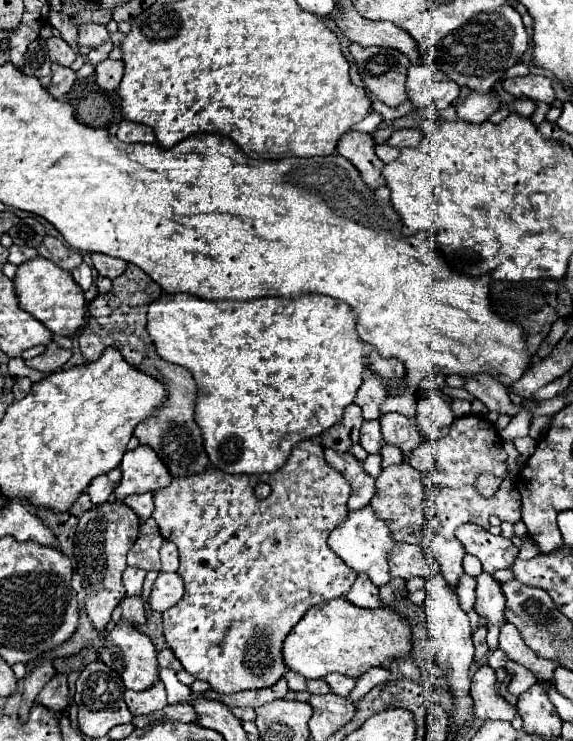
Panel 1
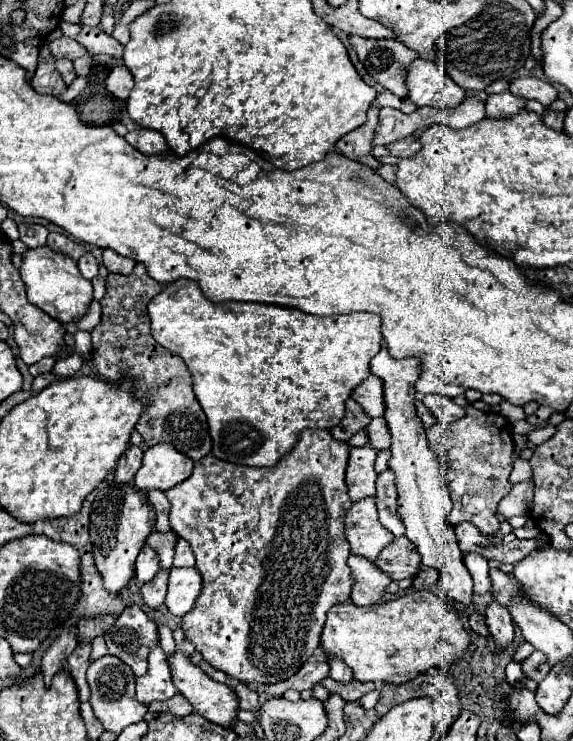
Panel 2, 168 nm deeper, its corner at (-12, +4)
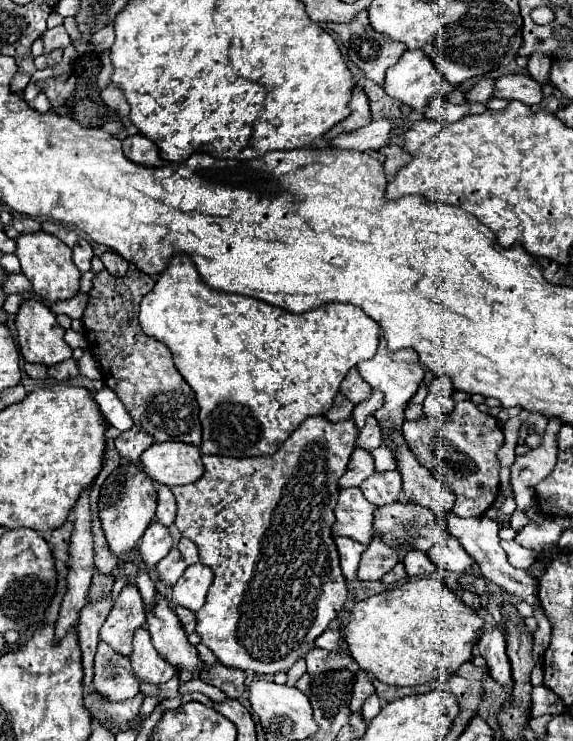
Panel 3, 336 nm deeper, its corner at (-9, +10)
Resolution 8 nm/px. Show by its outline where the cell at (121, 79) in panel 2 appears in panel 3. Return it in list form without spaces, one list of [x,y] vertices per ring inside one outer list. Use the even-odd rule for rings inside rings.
[[[109,83],[109,85],[101,91],[101,99],[103,99],[113,111],[117,111],[121,117],[127,119],[127,115],[129,115],[129,103],[127,103],[125,95],[121,93],[121,89],[117,89],[117,85]]]

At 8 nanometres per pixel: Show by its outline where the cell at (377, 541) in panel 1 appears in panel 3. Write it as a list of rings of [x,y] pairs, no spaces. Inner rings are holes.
[[[359,487],[339,491],[339,503],[335,507],[335,537],[349,537],[363,545],[369,545],[375,535],[375,505],[365,499]]]

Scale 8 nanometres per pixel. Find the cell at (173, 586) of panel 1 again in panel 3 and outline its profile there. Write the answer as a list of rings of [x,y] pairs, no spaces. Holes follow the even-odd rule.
[[[201,563],[189,565],[179,581],[173,585],[171,603],[181,605],[189,611],[199,611],[205,603],[209,585],[213,583],[213,571]]]

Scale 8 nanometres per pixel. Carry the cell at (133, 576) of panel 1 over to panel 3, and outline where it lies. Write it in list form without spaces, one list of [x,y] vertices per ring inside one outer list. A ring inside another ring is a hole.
[[[151,523],[139,541],[139,553],[147,567],[155,567],[171,549],[173,539],[161,523]]]

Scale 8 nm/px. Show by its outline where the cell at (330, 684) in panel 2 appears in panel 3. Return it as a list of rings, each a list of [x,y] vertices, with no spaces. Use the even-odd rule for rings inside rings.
[[[361,669],[355,671],[355,687],[353,687],[353,697],[351,697],[351,711],[361,711],[363,701],[373,693],[375,693],[375,687],[367,679],[367,675],[361,673]]]

